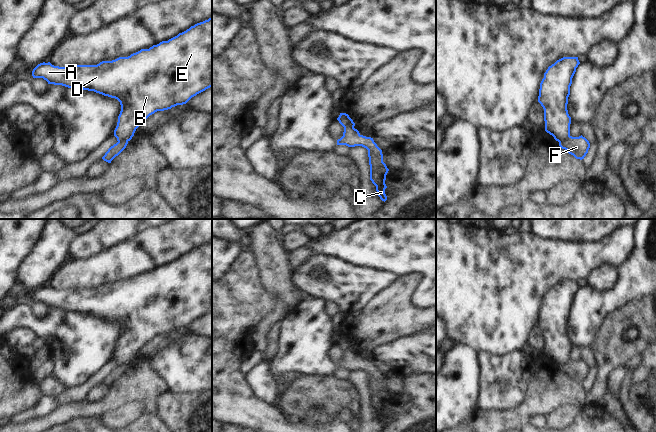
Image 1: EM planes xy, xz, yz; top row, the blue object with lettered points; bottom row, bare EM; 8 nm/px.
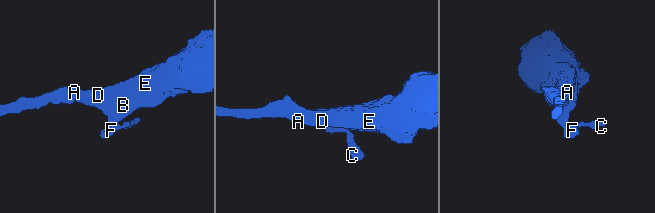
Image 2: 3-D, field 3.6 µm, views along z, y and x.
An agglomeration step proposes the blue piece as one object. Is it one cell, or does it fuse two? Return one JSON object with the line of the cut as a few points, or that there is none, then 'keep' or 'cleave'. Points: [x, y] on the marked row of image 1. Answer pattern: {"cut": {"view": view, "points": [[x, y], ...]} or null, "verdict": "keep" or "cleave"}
{"cut": {"view": "yz", "points": [[570, 136], [559, 143]]}, "verdict": "cleave"}

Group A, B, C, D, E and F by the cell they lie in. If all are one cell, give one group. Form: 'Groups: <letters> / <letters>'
Groups: A B D E / C F

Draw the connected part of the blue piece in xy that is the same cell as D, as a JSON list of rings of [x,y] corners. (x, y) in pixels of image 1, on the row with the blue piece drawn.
[[[212,17],[168,41],[141,49],[128,57],[74,67],[59,67],[43,62],[33,69],[32,76],[43,78],[48,84],[94,91],[117,99],[121,111],[114,136],[117,141],[130,141],[136,129],[150,115],[186,104],[192,97],[212,87]]]

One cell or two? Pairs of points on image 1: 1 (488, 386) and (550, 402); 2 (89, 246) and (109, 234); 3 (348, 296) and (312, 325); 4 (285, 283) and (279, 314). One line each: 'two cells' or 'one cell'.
1: two cells
2: one cell
3: two cells
4: two cells

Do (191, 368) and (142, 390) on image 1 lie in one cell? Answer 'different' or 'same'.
different

